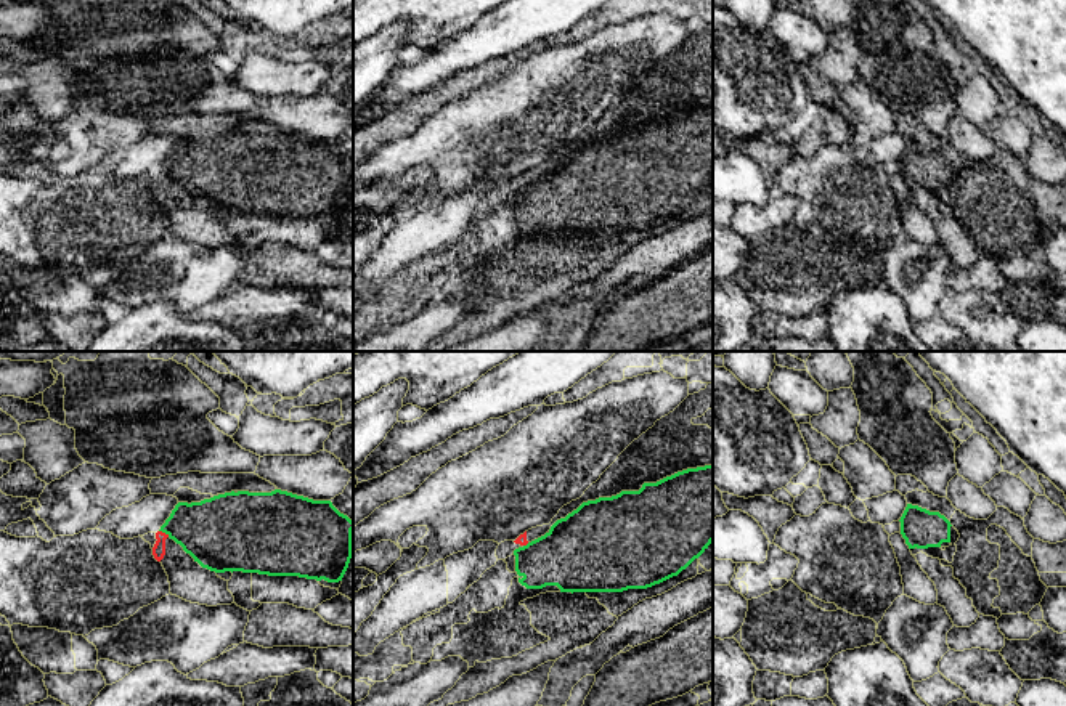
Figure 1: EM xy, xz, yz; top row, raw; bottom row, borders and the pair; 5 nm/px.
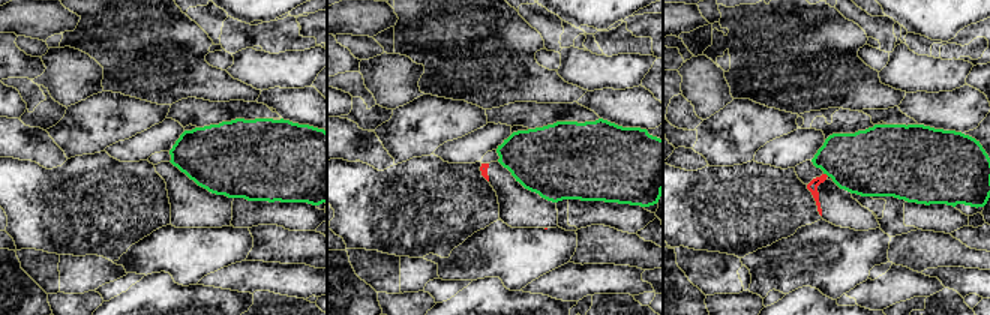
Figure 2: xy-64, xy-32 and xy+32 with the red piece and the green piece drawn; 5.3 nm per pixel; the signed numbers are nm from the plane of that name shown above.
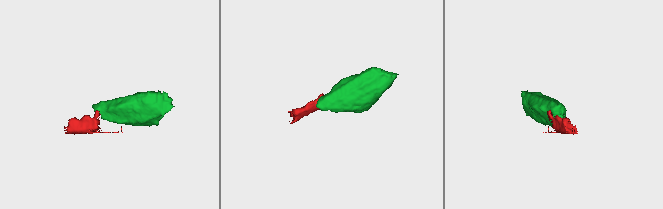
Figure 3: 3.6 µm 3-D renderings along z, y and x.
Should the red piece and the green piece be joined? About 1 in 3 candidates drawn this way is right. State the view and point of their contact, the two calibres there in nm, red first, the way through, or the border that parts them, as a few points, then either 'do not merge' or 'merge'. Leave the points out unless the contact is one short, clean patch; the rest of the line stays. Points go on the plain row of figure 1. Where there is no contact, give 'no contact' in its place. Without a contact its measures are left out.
contact xy (164, 174); calibres 60 and 340 nm; border xy (159, 170), (169, 177); do not merge

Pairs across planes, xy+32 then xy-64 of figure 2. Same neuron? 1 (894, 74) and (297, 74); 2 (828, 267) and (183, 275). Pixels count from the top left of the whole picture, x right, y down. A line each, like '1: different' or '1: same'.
1: same
2: same

